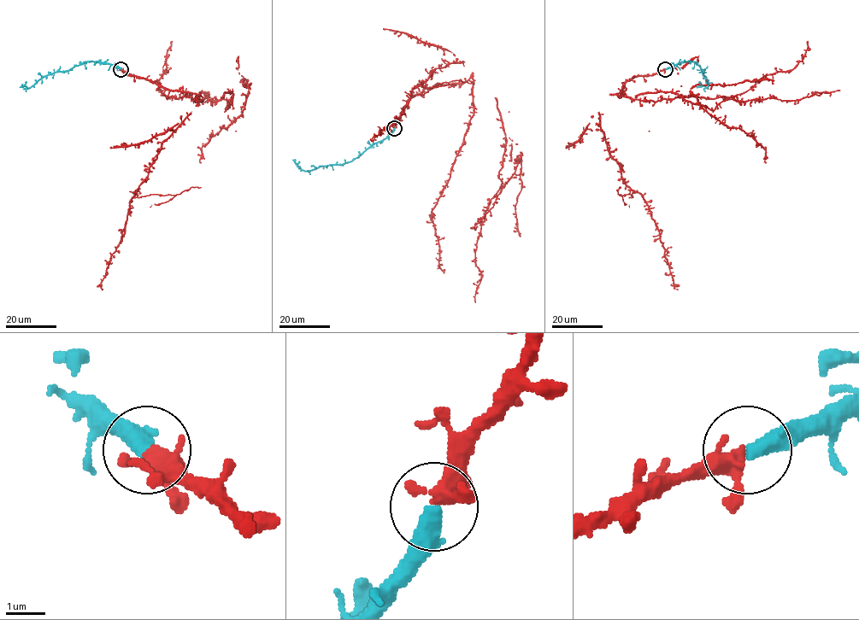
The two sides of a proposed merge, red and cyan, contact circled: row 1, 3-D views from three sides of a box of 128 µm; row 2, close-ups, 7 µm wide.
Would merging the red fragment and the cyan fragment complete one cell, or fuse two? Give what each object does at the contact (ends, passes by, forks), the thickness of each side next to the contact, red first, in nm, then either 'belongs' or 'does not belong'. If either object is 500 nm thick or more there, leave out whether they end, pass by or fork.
red forks there; cyan ends there; 300 nm thick on the red side, 440 nm on the other; belongs

